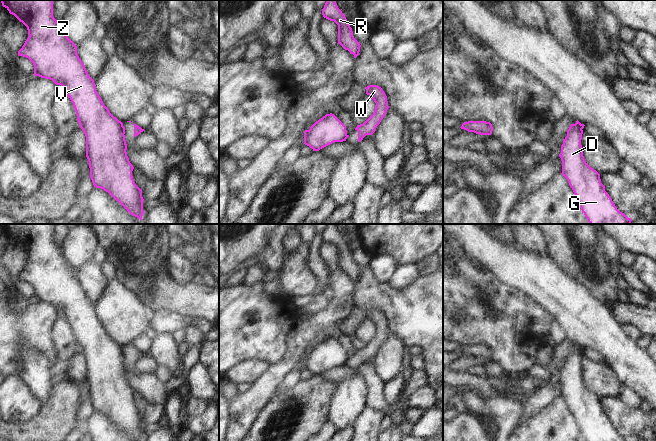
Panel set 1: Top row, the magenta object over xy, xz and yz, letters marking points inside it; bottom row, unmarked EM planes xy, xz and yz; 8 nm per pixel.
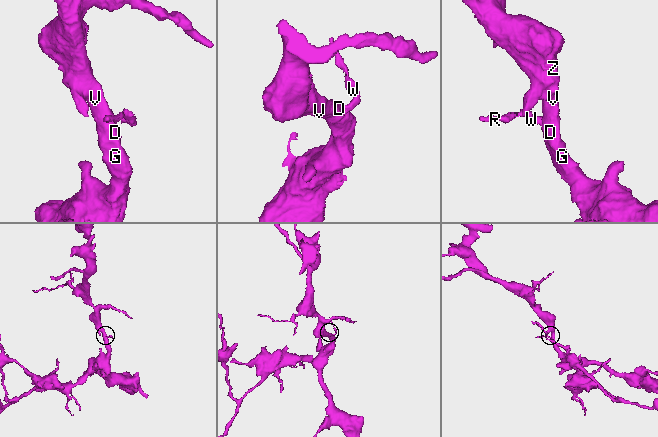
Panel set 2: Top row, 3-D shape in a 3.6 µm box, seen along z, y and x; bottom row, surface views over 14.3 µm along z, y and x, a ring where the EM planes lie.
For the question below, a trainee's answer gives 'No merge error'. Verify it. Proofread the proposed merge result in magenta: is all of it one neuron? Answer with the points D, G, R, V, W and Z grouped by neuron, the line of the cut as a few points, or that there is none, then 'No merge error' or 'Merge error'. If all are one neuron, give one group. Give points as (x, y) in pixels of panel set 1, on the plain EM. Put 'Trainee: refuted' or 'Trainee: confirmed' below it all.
Groups: D G V Z / R W. Split along xy (122, 349), (124, 357). Merge error.
Trainee: refuted

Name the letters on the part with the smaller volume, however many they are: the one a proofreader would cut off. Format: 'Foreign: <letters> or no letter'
Foreign: R, W

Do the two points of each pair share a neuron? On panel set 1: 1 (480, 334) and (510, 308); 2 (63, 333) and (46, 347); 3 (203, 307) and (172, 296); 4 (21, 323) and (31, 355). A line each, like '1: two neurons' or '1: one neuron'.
1: one neuron
2: two neurons
3: one neuron
4: two neurons

